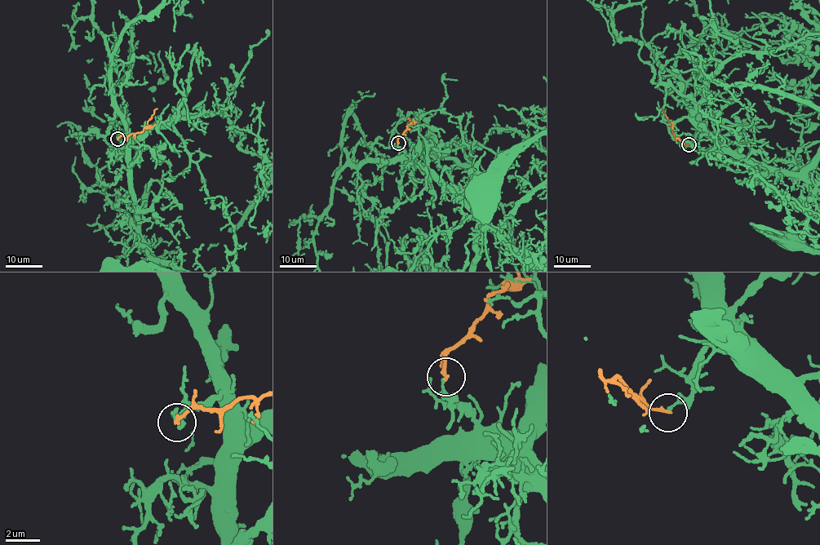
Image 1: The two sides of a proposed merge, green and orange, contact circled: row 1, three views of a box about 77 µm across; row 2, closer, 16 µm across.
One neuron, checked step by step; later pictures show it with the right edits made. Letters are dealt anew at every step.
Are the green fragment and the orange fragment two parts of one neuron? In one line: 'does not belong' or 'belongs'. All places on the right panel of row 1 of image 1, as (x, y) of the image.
does not belong

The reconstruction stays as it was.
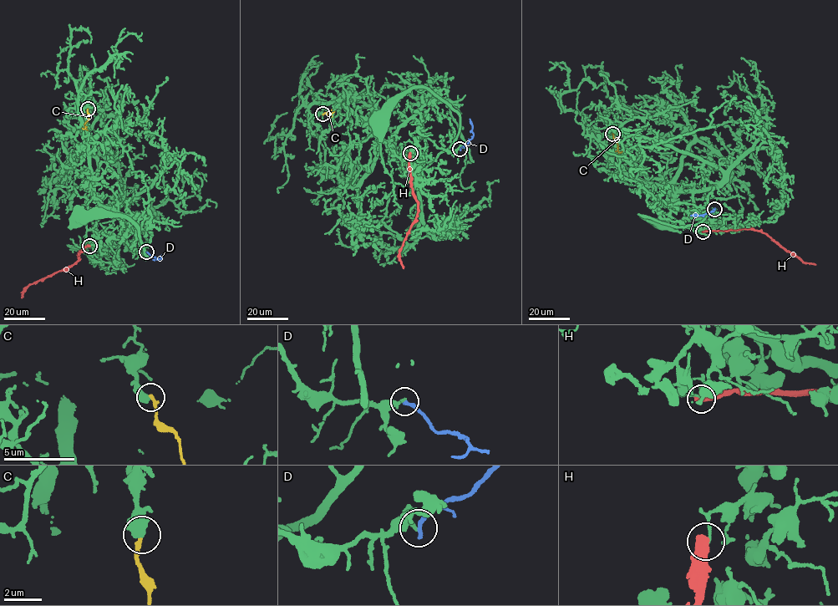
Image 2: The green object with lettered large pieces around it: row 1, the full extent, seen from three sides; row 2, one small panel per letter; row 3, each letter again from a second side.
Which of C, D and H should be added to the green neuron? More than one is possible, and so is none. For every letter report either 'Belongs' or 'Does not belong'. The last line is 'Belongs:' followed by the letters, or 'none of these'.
C: Does not belong
D: Does not belong
H: Does not belong
Belongs: none of these

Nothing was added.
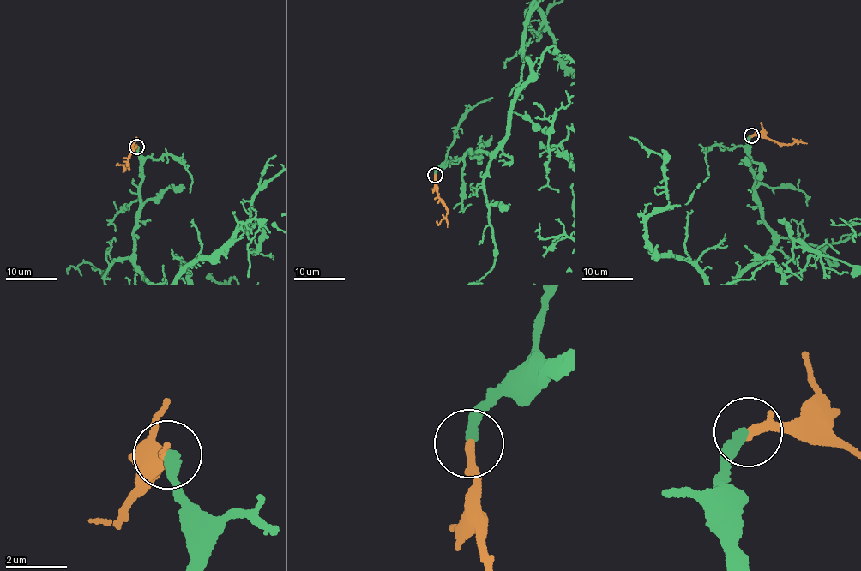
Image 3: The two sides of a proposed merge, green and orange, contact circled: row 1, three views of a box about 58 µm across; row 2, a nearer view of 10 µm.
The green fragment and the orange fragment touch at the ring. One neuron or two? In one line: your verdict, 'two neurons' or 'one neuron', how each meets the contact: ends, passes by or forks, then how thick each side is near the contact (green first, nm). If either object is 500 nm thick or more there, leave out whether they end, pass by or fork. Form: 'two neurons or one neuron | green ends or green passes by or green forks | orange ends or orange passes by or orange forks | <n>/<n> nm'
one neuron | green ends | orange ends | 360/300 nm

